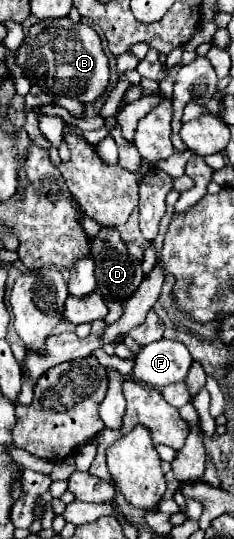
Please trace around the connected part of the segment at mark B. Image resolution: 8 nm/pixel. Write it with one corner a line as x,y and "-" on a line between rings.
69,17
35,23
17,51
17,61
27,71
29,81
33,85
41,85
45,93
55,97
71,95
81,103
95,103
101,99
111,79
109,59
95,29
85,23
71,23

